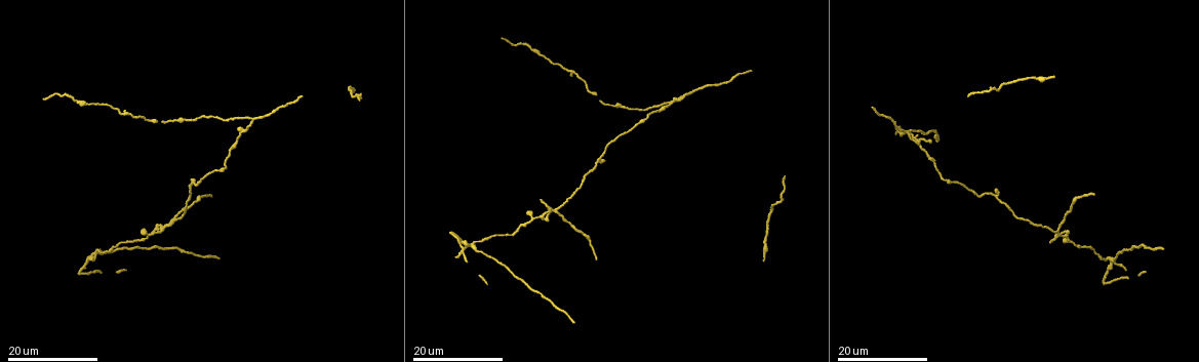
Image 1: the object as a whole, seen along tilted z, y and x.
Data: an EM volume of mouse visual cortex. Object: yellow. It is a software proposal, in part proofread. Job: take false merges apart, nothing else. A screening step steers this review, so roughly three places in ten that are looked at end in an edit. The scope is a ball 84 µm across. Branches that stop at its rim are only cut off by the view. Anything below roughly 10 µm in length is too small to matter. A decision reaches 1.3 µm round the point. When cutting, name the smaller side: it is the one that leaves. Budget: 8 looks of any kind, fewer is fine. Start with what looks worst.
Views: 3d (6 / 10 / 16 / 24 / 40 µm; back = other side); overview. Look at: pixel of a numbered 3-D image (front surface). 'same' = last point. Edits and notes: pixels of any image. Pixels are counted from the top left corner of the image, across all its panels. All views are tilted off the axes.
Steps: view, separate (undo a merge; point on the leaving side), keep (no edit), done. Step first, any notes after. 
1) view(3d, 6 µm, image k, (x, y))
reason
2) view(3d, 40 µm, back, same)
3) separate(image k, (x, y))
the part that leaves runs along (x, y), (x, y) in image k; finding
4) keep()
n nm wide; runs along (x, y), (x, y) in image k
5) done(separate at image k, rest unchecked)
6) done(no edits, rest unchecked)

view(3d, 24 µm, image 1, (471, 245))
four or more arms meet

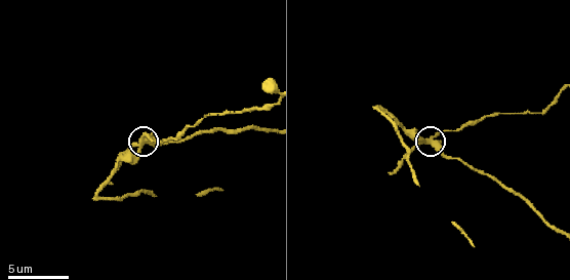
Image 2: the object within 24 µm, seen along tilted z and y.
view(3d, 10 µm, image 2, (142, 140))

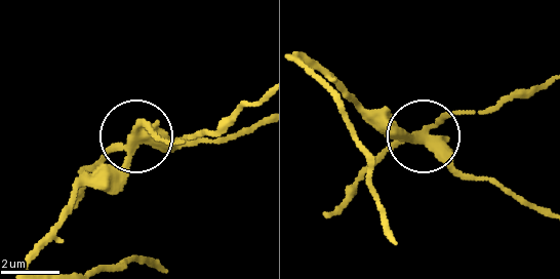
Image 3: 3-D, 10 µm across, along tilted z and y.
view(3d, 6 µm, image 3, (422, 141))

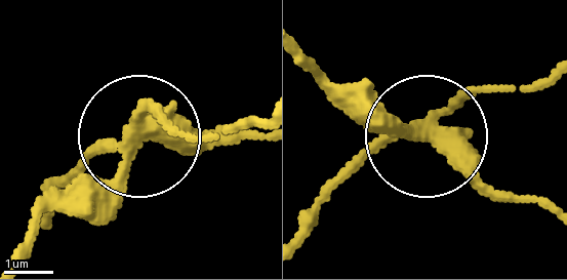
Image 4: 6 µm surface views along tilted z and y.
separate(image 4, (119, 205))
4 arms; the part that leaves runs along (146, 129), (266, 133) in image 4; two neurons meet here

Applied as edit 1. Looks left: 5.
view(3d, 24 µm, image 1, (1059, 229))
arms part here

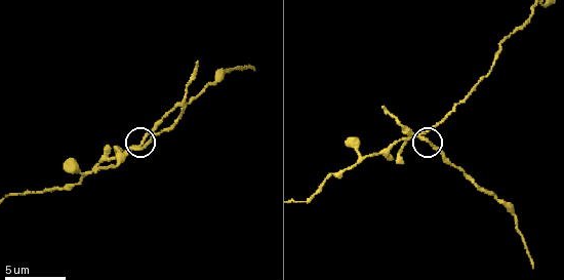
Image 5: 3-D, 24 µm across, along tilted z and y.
view(3d, 6 µm, image 5, (424, 140))
zoom in

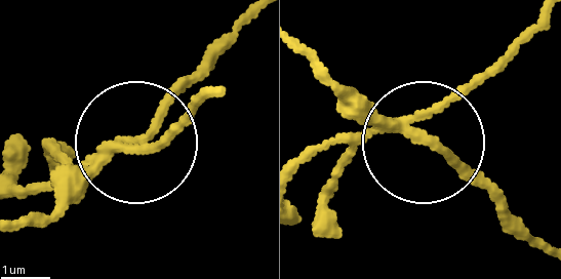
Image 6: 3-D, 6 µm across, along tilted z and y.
view(3d, 6 µm, back, image 6, (132, 142))
from behind

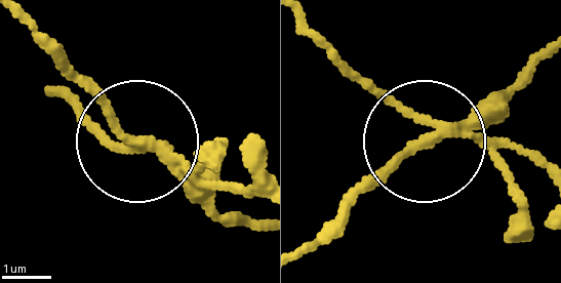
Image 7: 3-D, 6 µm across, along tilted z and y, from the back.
separate(image 7, (105, 114))
3 arms; the part that leaves runs along (158, 154), (90, 76), (17, 18) in image 7; a second neuron is stuck on

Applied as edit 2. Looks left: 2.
view(3d, 24 µm, image 1, (568, 70))
thick turns thin

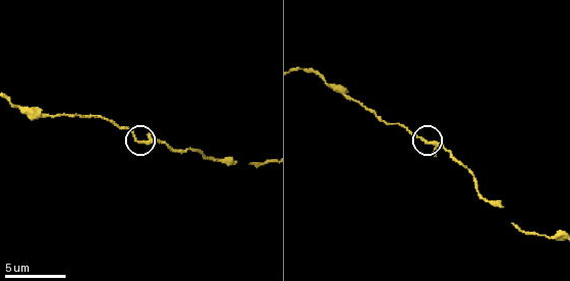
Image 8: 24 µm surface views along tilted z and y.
view(3d, 6 µm, image 8, (142, 143))

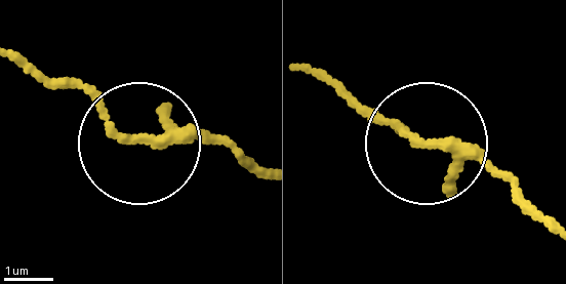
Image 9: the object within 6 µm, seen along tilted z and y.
keep()
180 nm wide; runs along (260, 167), (203, 140), (125, 135), (18, 54) in image 9; all the same neuron

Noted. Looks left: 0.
done(separate at image 4, separate at image 7, rest unchecked)

